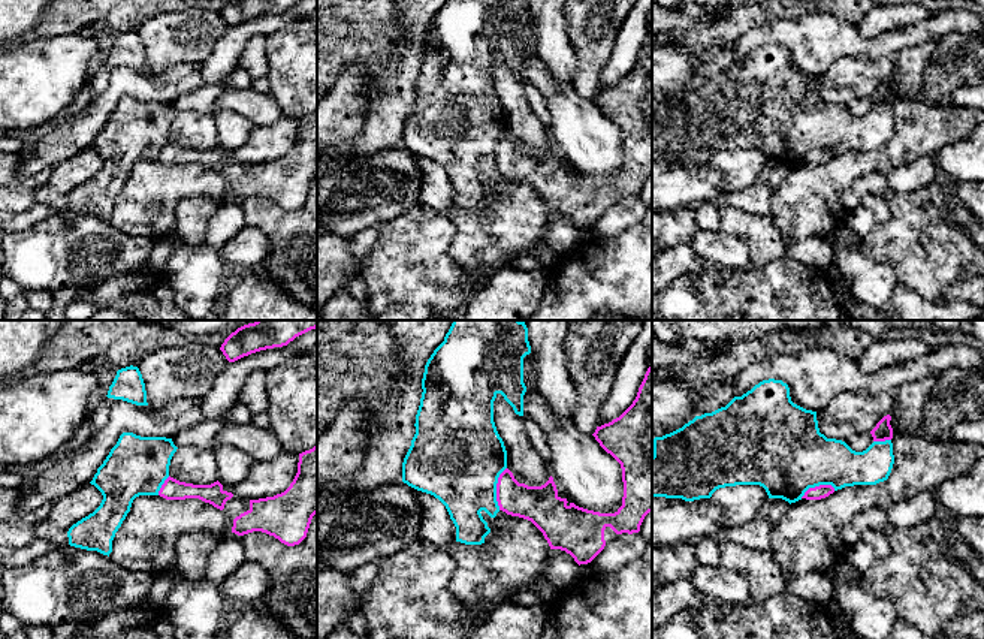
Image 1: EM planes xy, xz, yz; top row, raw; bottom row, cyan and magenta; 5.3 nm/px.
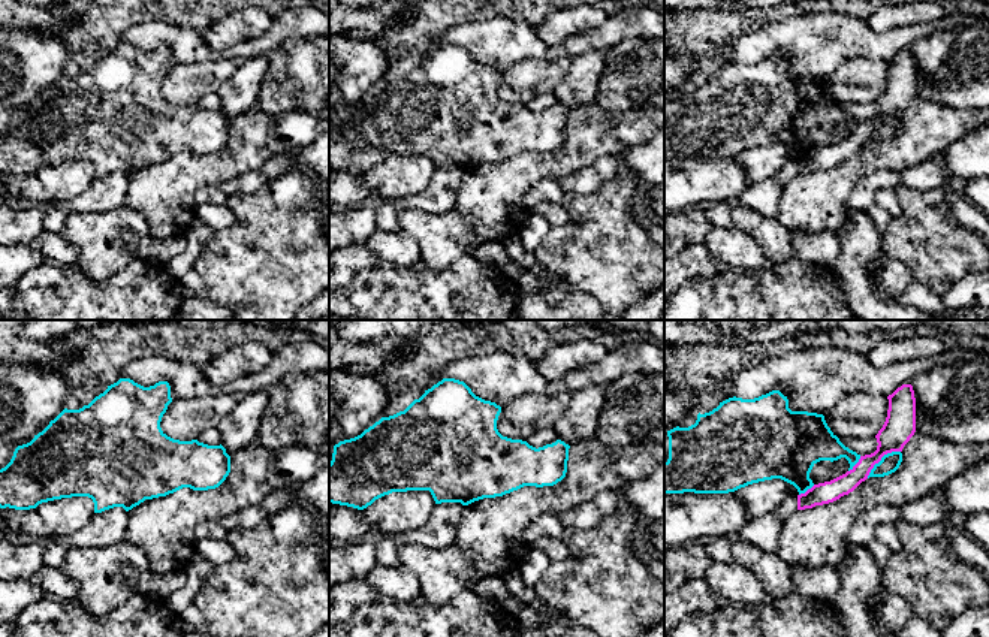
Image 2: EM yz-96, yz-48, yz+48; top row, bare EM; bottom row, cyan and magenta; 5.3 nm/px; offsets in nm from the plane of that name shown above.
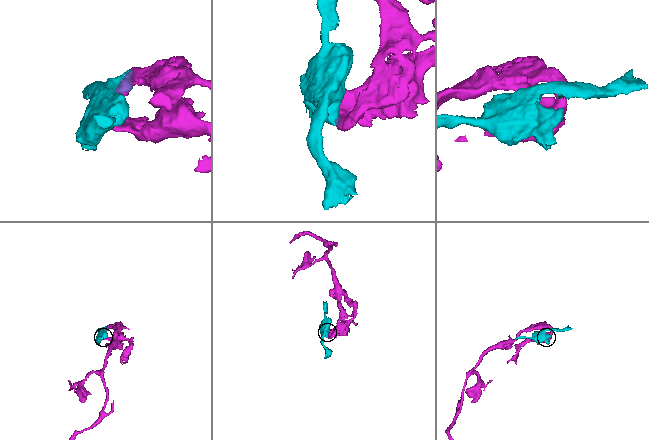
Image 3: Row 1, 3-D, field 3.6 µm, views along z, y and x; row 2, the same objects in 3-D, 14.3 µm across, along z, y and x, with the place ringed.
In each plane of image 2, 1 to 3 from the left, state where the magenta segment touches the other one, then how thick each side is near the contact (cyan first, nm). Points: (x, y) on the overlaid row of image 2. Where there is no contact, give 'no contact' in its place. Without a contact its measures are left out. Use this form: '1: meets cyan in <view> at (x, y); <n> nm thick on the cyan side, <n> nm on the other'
1: no contact
2: no contact
3: meets cyan in yz+48 at (882, 459); 100 nm thick on the cyan side, 170 nm on the other

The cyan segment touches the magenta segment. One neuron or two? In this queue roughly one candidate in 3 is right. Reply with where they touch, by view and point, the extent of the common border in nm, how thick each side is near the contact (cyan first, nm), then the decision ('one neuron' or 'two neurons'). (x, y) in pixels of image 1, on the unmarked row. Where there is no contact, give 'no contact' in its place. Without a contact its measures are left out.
meets cyan in xz at (495, 153); contact 240 nm long; 460 nm thick on the cyan side, 200 nm on the other; two neurons

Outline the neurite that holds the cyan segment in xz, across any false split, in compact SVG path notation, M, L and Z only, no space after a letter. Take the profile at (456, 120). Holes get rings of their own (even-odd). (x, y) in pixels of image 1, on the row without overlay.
M446 0L425 30L416 99L402 127L402 147L434 160L446 171L456 192L456 207L485 208L491 193L480 177L485 175L491 183L499 177L496 148L507 133L507 115L493 87L493 66L501 58L514 78L523 81L523 22L529 18L528 0Z

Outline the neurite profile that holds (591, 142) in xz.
M532 16L523 22L523 84L538 88L552 121L547 126L556 154L576 171L615 178L622 171L621 129L591 99L580 97L573 82L558 87L538 57L538 31Z

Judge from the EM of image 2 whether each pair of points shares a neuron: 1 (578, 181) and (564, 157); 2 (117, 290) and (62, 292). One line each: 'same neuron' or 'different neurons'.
1: different neurons
2: same neuron

